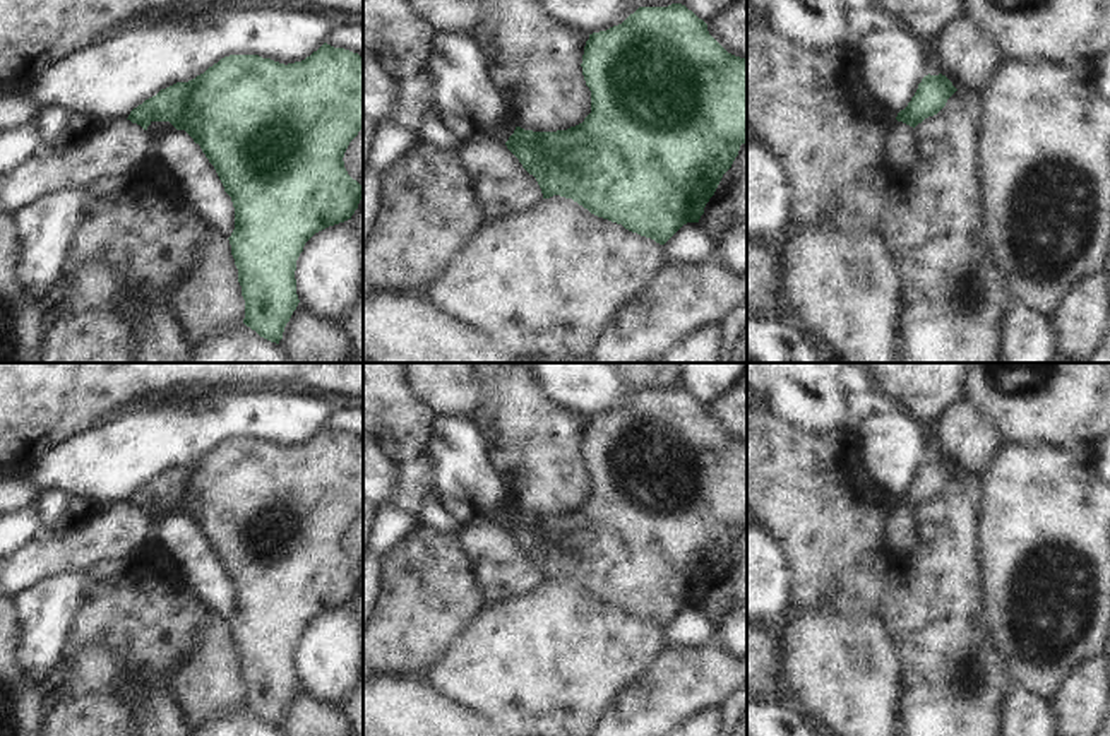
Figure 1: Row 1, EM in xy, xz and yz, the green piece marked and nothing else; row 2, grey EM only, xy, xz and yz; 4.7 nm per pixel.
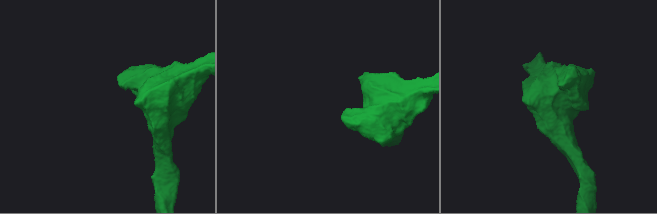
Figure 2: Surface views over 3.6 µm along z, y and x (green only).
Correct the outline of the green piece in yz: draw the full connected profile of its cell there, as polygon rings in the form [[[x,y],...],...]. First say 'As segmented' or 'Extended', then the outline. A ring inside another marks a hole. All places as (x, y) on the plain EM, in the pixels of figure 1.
As segmented. [[[928,457],[922,462],[915,479],[908,490],[898,496],[896,503],[915,512],[925,502],[937,498],[956,474],[946,459]]]

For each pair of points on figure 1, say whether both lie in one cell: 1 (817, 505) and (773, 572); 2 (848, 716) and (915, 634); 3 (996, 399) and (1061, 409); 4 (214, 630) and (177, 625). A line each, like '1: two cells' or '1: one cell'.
1: two cells
2: two cells
3: one cell
4: two cells

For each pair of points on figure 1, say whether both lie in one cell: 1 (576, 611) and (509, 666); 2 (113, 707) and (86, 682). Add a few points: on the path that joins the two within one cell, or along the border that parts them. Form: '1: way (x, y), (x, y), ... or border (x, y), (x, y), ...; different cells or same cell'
1: way (559, 629), (526, 661); same cell
2: border (62, 695), (119, 694), (134, 707); different cells

